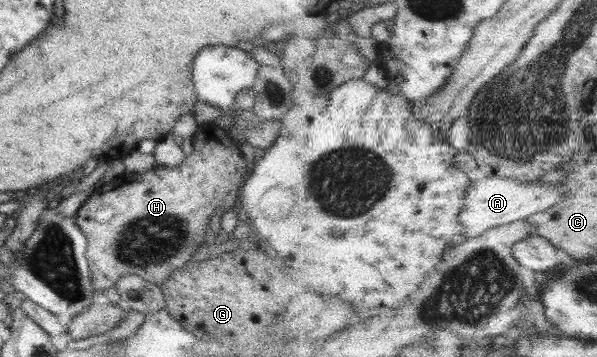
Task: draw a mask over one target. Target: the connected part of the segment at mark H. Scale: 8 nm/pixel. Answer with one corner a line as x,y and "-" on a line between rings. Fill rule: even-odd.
213,122
201,123
191,139
193,151
179,166
156,166
143,174
123,172
121,176
94,189
76,210
75,223
86,238
84,257
95,293
102,292
105,288
114,288
118,277
126,274
145,274
145,280
162,282
170,270
183,266
185,259
194,254
195,247
203,240
203,229
217,208
227,213
237,210
240,187
250,166
243,159
229,131

